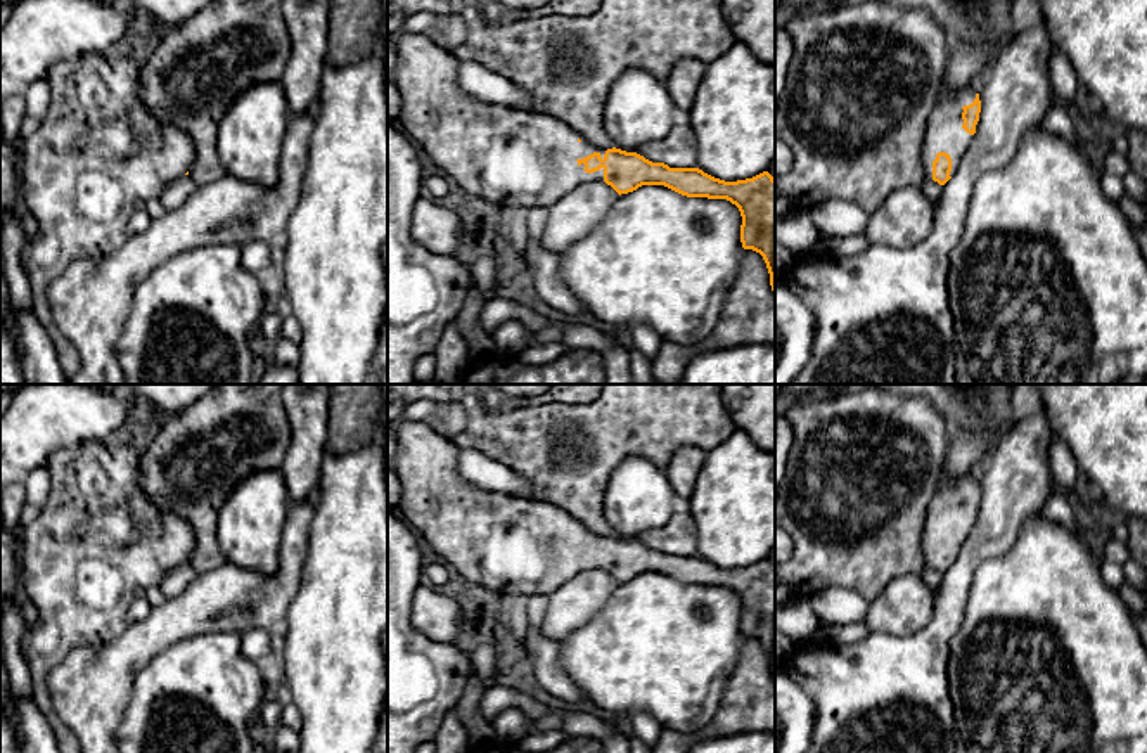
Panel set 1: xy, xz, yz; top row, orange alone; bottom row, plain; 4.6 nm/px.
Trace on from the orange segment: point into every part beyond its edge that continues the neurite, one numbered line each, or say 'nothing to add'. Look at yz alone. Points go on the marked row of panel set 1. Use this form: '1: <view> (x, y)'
1: yz (943, 130)

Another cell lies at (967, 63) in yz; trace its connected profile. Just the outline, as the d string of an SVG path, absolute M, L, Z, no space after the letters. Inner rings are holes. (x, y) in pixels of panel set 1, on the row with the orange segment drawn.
M950 40L943 92L977 88L995 57L995 52L986 45Z

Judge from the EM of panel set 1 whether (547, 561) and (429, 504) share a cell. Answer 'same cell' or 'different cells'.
same cell

